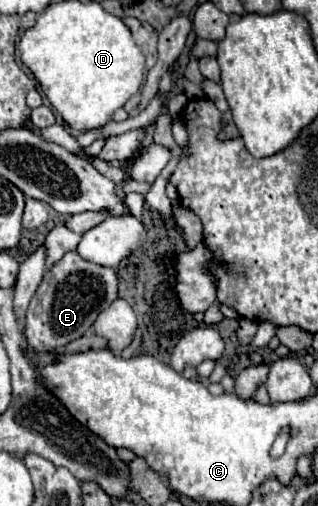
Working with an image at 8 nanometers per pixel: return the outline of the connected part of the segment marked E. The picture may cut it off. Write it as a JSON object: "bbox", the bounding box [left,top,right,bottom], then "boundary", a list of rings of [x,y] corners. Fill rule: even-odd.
{"bbox":[24,252,118,352],"boundary":[[[68,252],[60,262],[56,262],[46,274],[42,284],[38,286],[24,324],[24,338],[34,352],[52,352],[64,348],[68,342],[84,336],[96,314],[106,310],[118,298],[118,276],[116,270],[96,266],[92,262],[84,262],[74,252]],[[66,284],[66,296],[64,296]]]}

